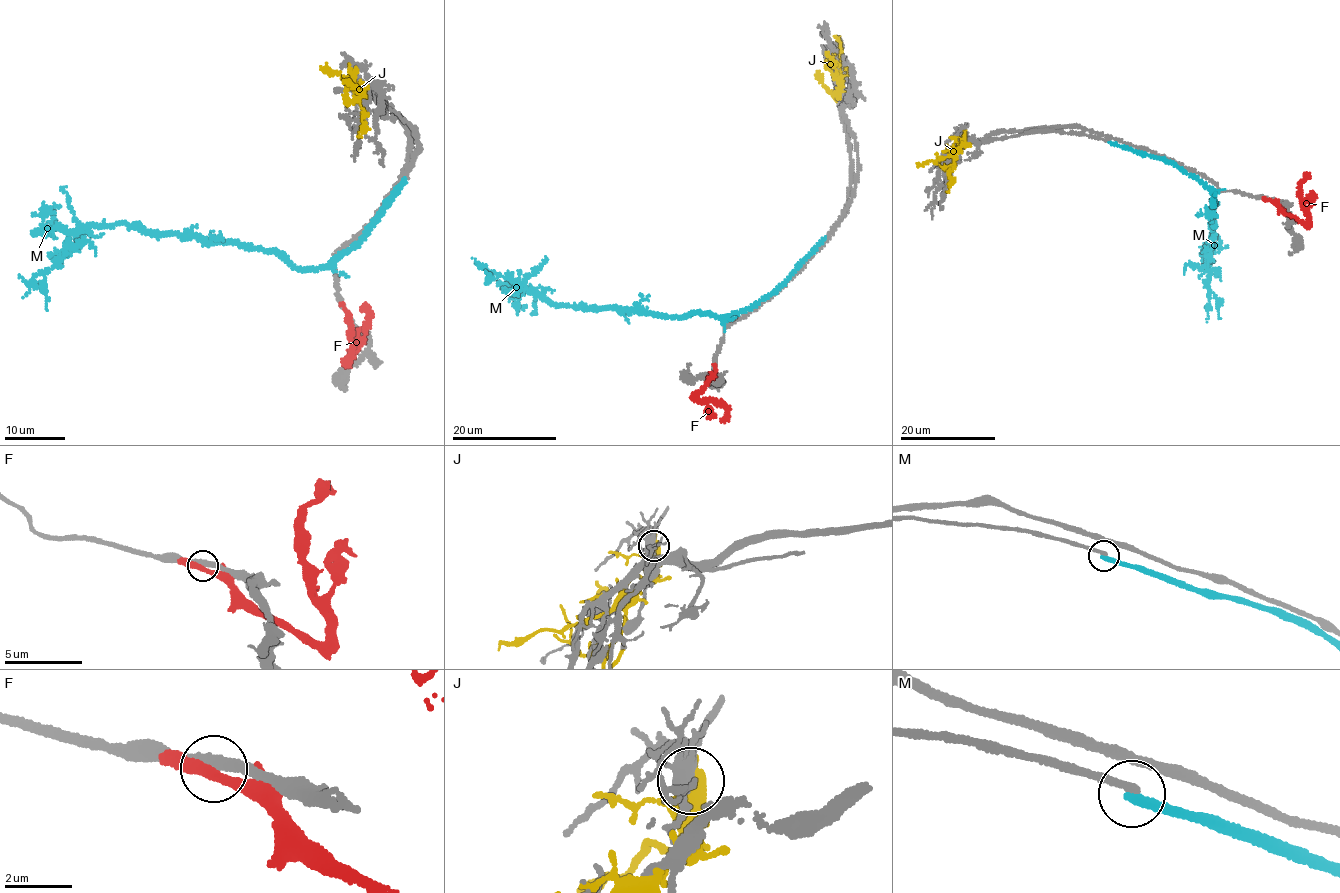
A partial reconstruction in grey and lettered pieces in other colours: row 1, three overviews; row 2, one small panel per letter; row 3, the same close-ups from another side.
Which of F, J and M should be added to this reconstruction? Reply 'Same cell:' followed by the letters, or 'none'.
Same cell: none

